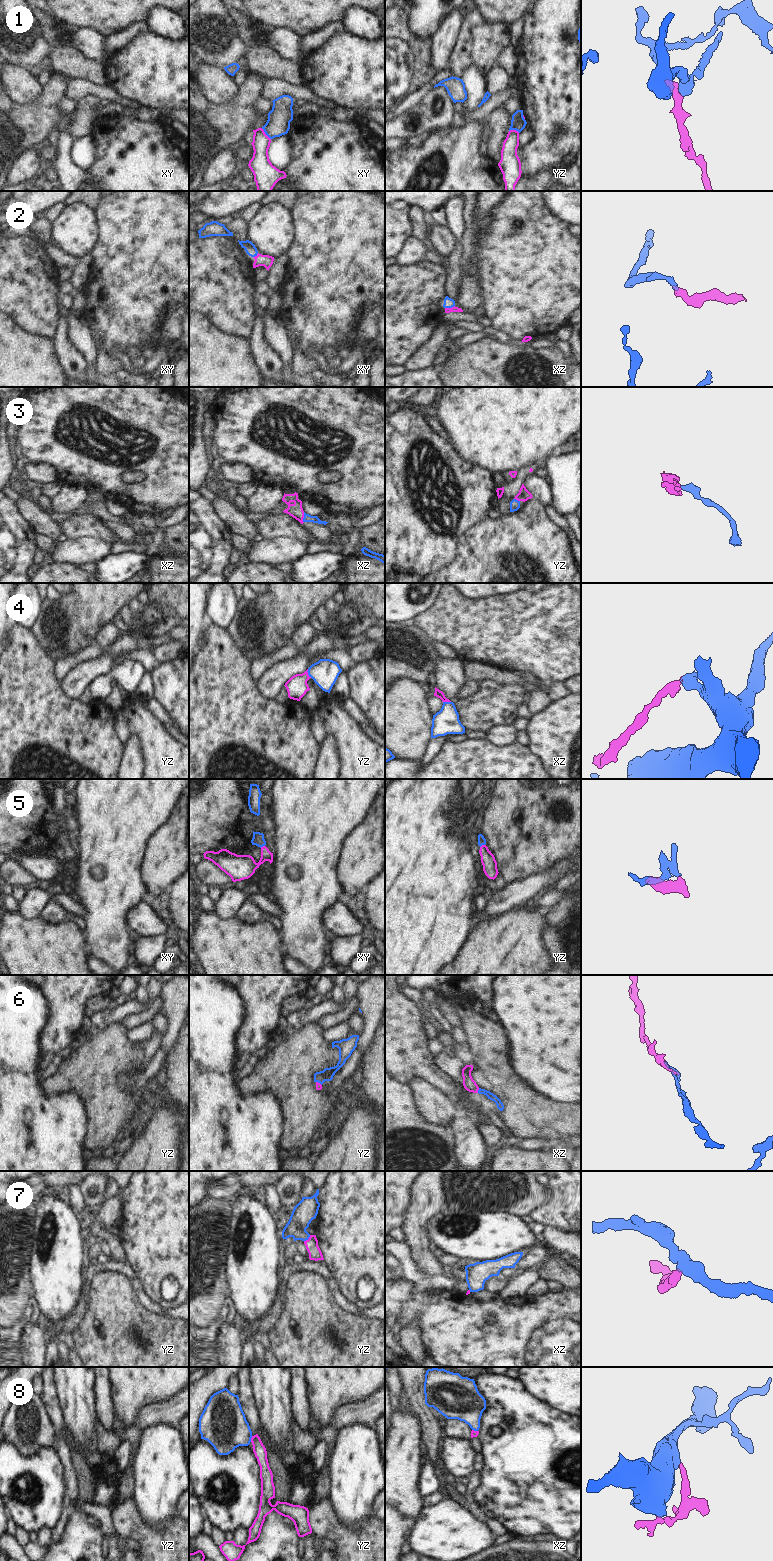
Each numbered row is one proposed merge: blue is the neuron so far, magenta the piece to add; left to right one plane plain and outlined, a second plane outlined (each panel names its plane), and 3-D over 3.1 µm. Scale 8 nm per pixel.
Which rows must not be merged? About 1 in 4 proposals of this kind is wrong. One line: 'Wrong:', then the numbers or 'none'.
Wrong: 1

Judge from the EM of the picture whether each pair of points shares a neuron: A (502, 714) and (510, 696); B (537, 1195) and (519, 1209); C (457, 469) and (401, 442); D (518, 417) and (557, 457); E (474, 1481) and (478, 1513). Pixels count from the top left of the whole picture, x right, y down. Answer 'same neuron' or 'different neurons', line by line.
A: same neuron
B: same neuron
C: same neuron
D: different neurons
E: same neuron

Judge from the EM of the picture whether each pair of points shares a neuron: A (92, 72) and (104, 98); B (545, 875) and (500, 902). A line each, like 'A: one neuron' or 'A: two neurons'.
A: two neurons
B: one neuron

